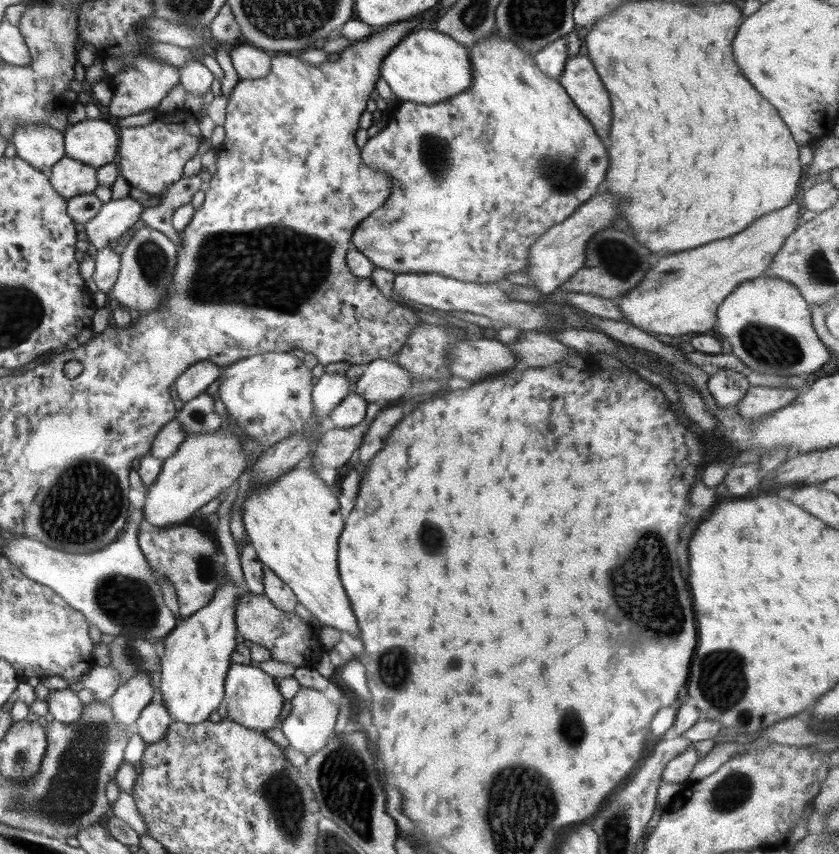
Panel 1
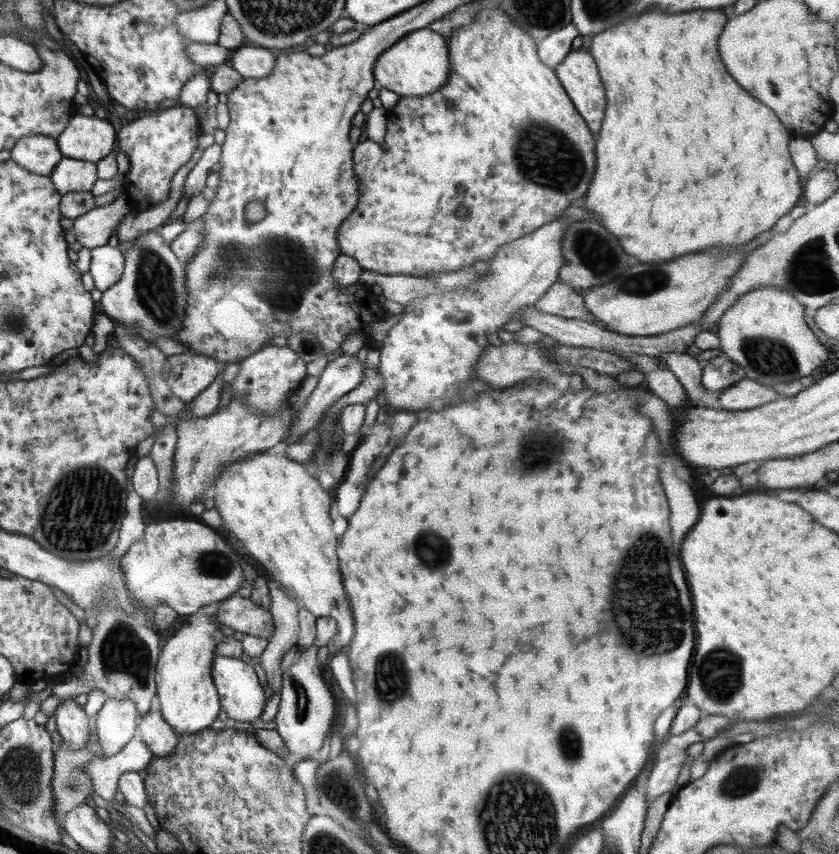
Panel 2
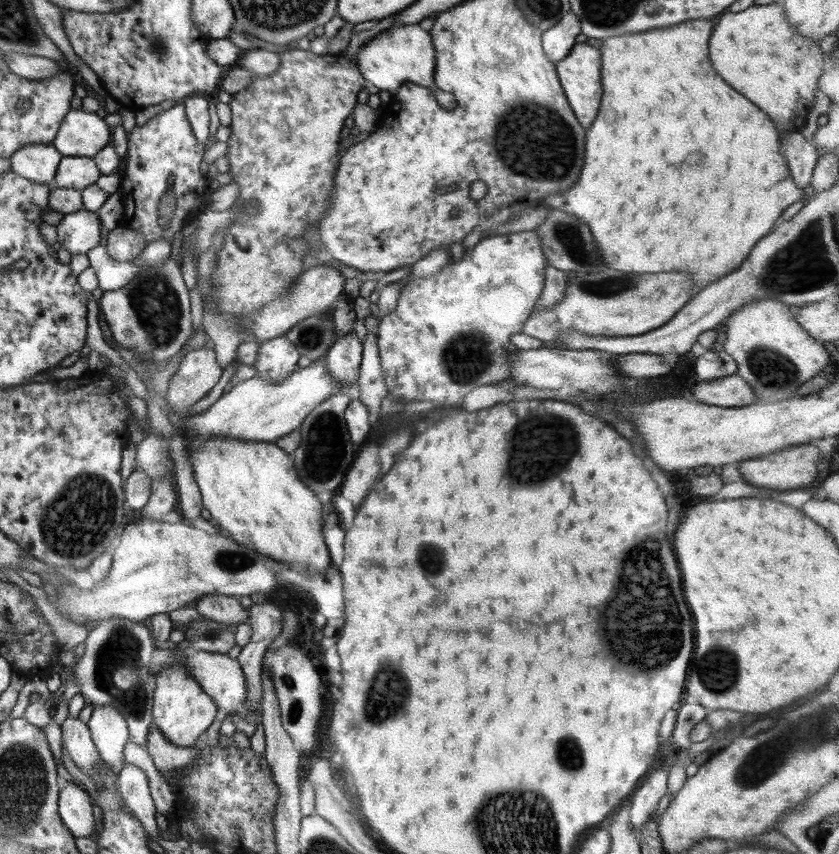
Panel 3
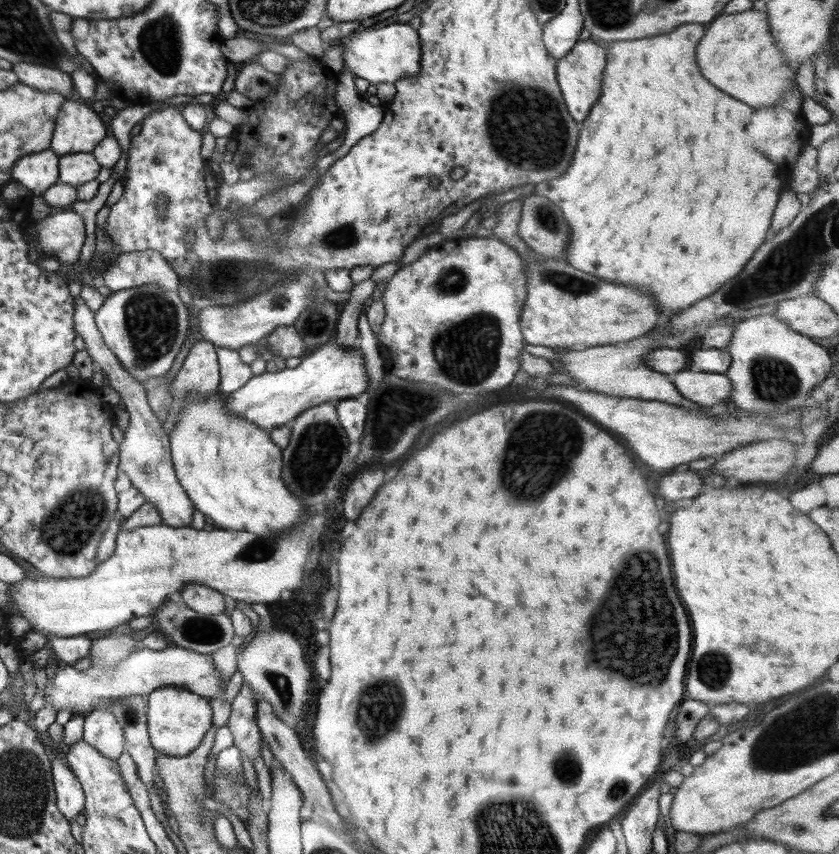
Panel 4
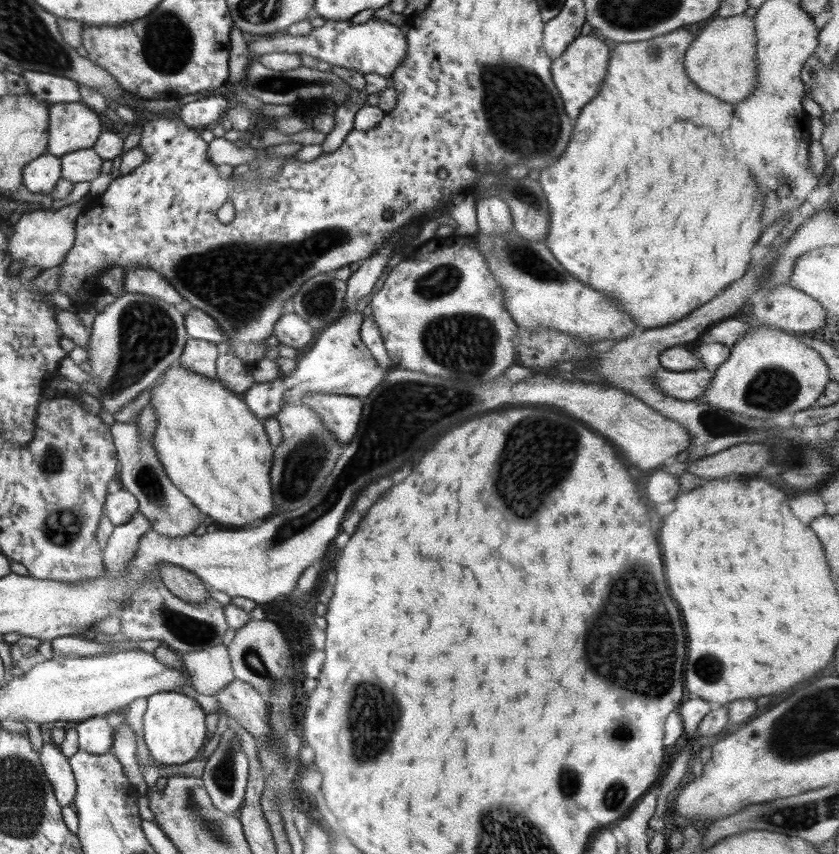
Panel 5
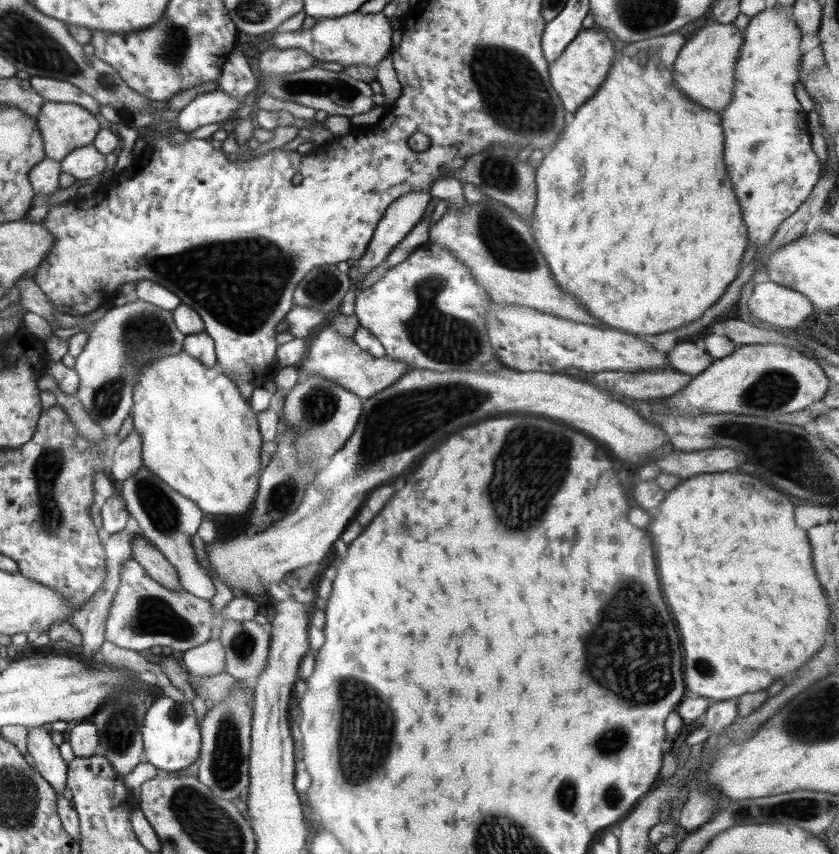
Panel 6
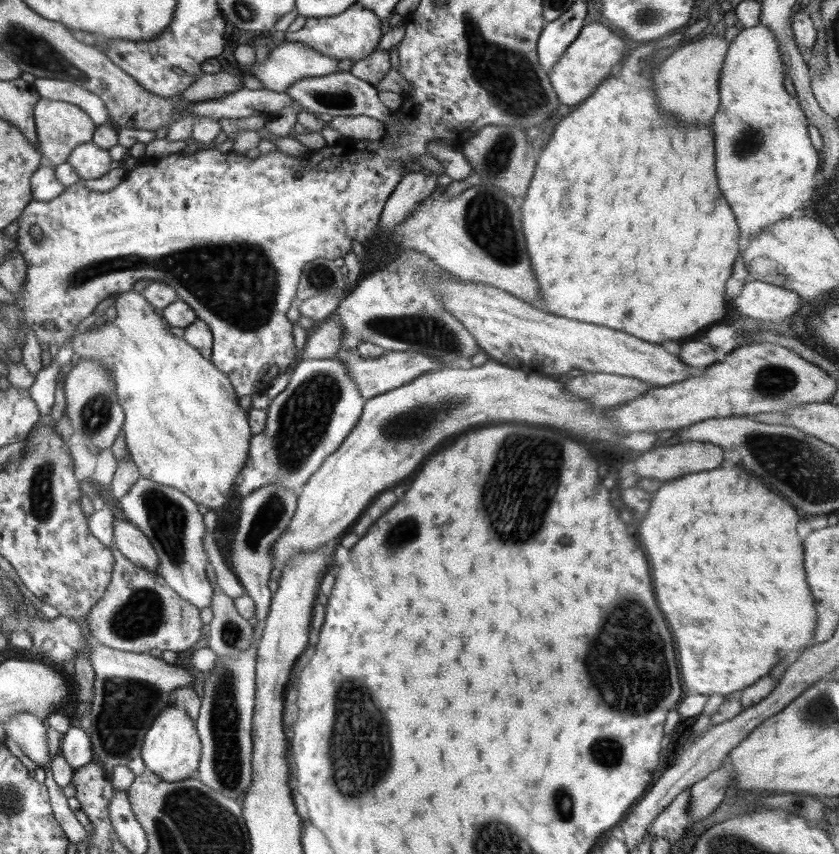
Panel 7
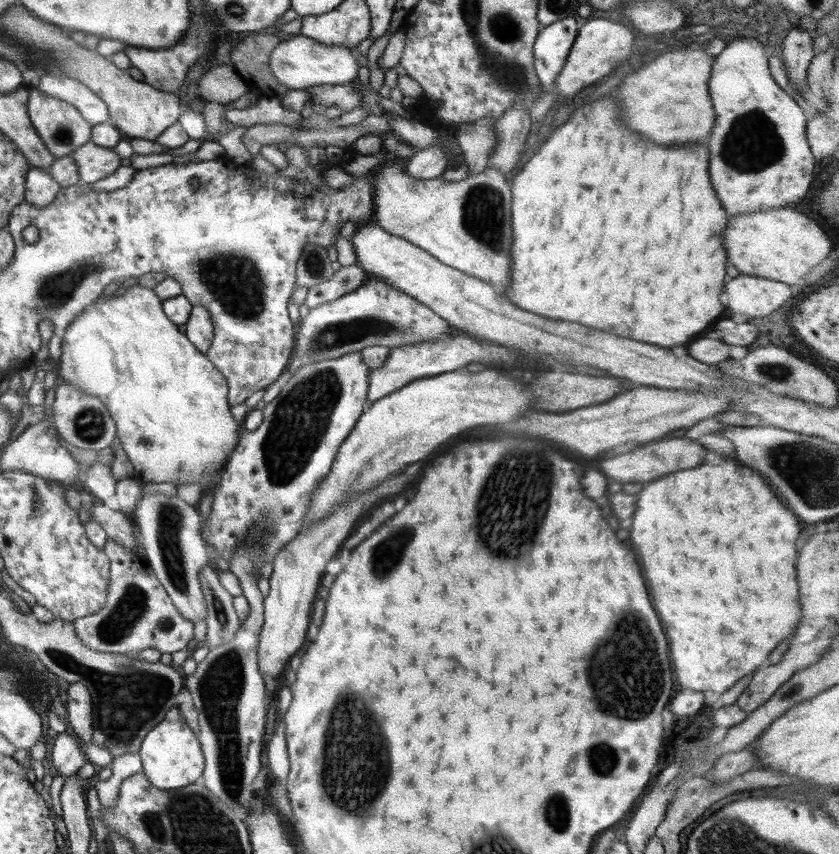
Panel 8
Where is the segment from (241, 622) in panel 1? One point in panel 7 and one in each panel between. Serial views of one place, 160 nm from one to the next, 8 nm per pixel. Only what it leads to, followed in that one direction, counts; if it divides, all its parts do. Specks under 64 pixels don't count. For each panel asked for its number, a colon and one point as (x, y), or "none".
2: (236, 613)
3: (225, 609)
4: (203, 599)
5: (186, 585)
6: (160, 569)
7: (130, 540)

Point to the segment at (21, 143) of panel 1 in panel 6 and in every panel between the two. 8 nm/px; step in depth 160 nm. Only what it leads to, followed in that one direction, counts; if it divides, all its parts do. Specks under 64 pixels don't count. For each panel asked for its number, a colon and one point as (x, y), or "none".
2: (38, 154)
3: (38, 163)
4: (38, 171)
5: (40, 175)
6: (44, 176)

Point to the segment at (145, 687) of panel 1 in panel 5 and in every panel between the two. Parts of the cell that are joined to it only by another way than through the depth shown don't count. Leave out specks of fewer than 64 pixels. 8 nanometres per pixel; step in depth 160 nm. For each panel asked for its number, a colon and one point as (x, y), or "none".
2: (115, 724)
3: (109, 731)
4: (101, 730)
5: (95, 735)

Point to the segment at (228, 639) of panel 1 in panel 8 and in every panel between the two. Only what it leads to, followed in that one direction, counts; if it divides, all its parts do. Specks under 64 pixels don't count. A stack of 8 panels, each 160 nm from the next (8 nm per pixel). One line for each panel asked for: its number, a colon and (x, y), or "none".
2: (188, 702)
3: (183, 713)
4: (177, 720)
5: (175, 731)
6: (171, 734)
7: (171, 749)
8: (172, 756)

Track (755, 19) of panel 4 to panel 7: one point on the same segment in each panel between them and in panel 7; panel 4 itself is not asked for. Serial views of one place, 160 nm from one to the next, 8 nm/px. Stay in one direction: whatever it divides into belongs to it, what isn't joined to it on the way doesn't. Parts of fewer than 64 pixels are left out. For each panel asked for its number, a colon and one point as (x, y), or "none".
5: (722, 60)
6: (705, 67)
7: (687, 86)

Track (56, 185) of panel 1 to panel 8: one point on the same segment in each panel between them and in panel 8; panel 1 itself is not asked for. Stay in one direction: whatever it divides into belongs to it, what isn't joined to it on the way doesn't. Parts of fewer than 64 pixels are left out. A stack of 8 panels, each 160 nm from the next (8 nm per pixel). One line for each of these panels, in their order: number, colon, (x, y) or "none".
2: (69, 175)
3: (77, 172)
4: (75, 169)
5: (83, 165)
6: (85, 162)
7: (89, 161)
8: (94, 162)

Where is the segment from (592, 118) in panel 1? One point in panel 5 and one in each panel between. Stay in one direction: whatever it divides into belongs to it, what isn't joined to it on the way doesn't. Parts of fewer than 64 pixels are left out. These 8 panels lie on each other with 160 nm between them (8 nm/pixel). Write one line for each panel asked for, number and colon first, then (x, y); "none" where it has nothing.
2: (578, 73)
3: (579, 73)
4: (579, 74)
5: (578, 72)

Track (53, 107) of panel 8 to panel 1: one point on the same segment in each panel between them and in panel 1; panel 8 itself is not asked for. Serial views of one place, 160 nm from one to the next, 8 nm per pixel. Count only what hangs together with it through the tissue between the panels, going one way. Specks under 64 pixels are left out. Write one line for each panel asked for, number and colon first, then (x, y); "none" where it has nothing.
1: (95, 142)
2: (89, 138)
3: (81, 134)
4: (78, 128)
5: (73, 126)
6: (64, 127)
7: (60, 126)

